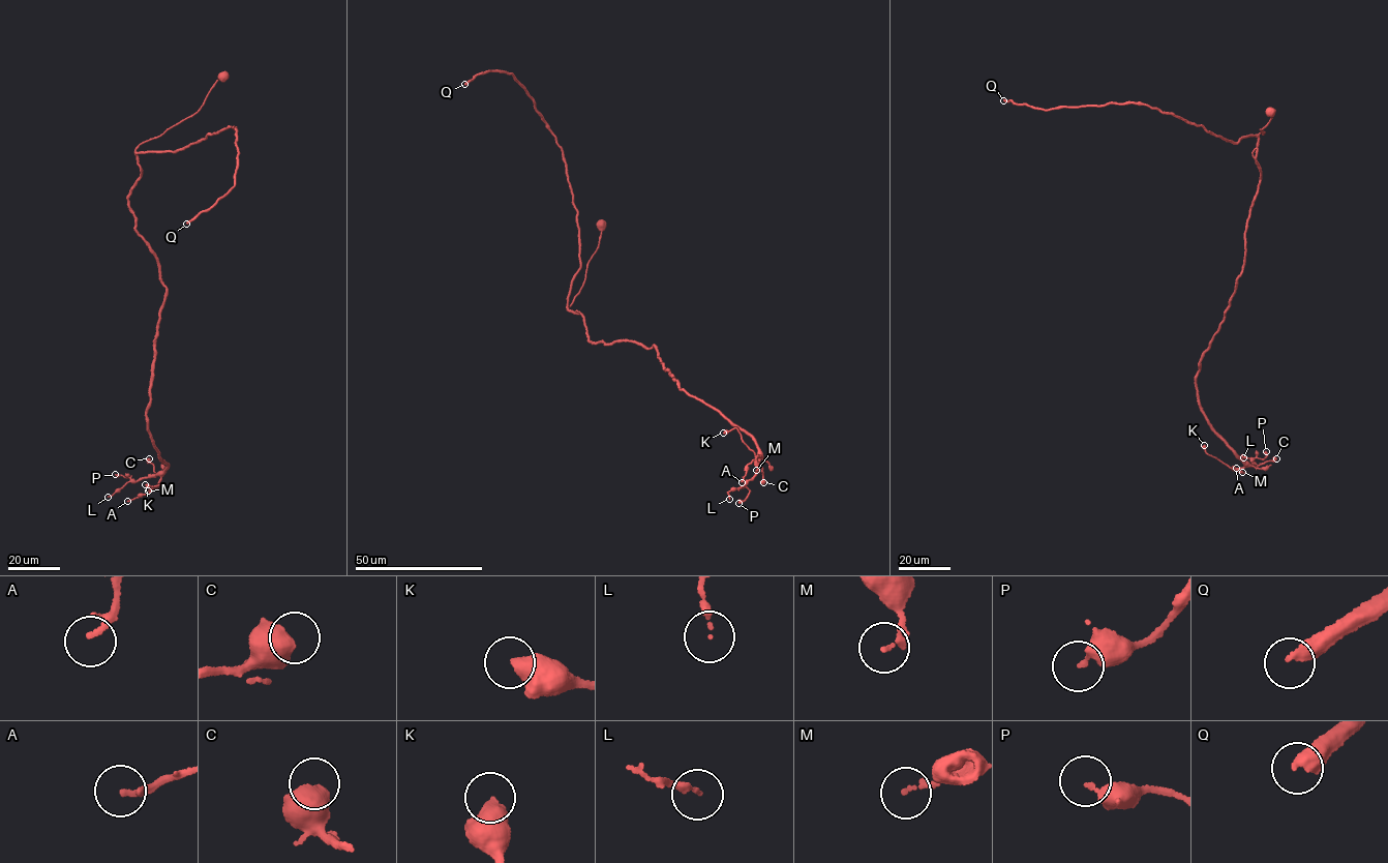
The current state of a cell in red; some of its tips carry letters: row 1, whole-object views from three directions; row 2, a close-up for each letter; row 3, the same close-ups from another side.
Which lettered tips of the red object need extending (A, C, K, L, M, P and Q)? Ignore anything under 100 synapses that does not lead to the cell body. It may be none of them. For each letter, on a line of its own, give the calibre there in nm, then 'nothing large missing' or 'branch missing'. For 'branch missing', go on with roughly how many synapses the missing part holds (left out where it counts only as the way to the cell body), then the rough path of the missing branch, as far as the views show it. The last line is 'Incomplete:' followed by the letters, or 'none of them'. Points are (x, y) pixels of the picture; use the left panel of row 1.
A: 200 nm | nothing large missing
C: 650 nm | nothing large missing
K: 550 nm | nothing large missing
L: 160 nm | nothing large missing
M: 180 nm | nothing large missing
P: 320 nm | nothing large missing
Q: 360 nm | branch missing | 450 syn | (186, 224), (124, 236), (103, 234), (90, 217), (86, 227), (73, 235), (64, 233), (62, 241)
Incomplete: Q

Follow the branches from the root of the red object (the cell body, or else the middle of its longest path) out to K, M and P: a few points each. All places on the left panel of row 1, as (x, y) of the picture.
K: (224, 77), (197, 112), (136, 151), (129, 208), (167, 289), (146, 416), (167, 467), (157, 487), (145, 484)
M: (224, 77), (197, 112), (136, 151), (141, 177), (129, 208), (167, 289), (146, 416), (167, 467), (148, 490)
P: (224, 77), (197, 112), (136, 150), (129, 208), (167, 289), (146, 416), (167, 467), (115, 474)

